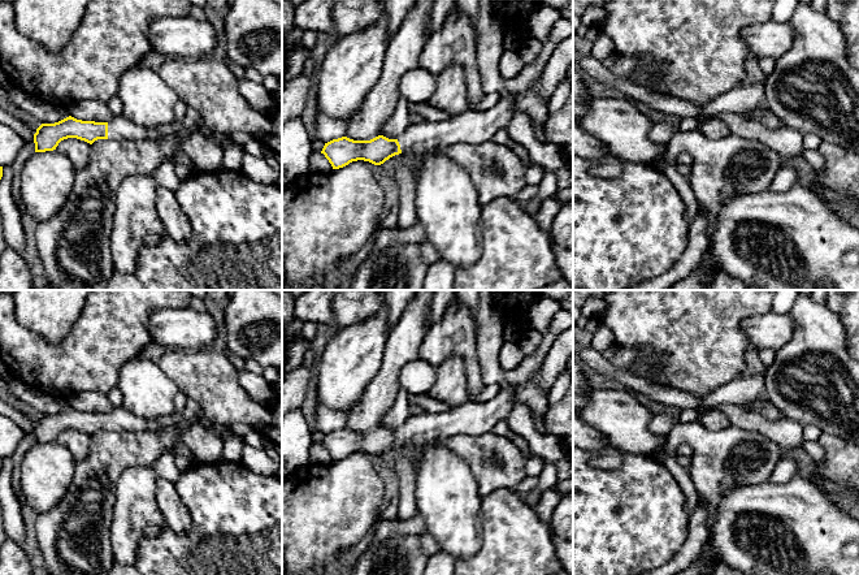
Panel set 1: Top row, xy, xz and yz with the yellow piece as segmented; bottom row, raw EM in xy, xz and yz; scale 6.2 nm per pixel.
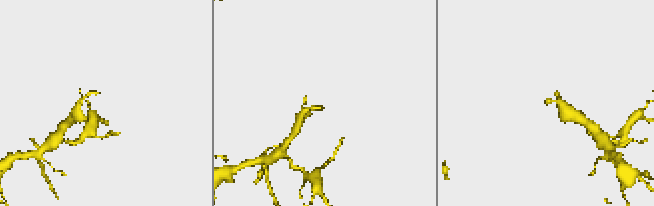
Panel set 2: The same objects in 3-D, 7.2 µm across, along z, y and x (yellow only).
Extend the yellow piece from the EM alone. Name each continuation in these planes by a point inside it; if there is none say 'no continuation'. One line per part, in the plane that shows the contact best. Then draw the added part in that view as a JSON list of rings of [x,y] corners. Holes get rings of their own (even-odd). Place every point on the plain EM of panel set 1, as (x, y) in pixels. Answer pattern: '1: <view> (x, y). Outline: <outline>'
1: xy (120, 420). Outline: [[[122,406],[108,414],[108,429],[114,432],[161,431],[169,427],[185,429],[187,421],[178,412],[164,419],[146,420],[133,415]]]

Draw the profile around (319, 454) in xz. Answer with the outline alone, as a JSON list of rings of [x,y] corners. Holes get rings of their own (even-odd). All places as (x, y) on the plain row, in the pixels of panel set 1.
[[[313,444],[309,449],[308,464],[330,464],[333,462],[331,455],[321,444]]]

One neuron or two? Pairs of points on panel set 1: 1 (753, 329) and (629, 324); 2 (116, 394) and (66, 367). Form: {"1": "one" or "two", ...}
{"1": "two", "2": "two"}

